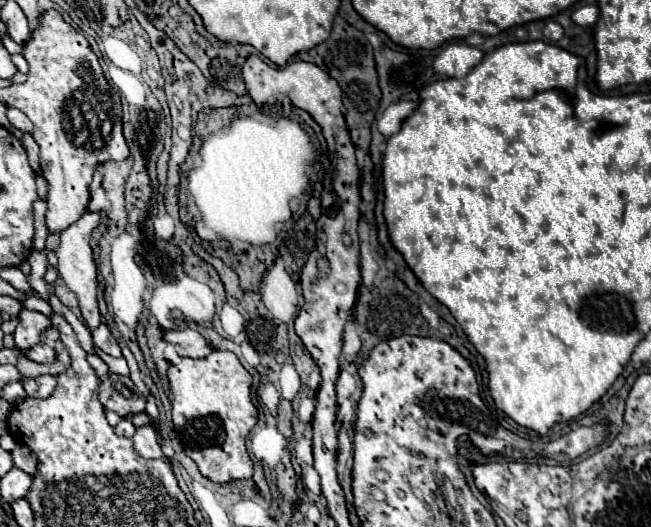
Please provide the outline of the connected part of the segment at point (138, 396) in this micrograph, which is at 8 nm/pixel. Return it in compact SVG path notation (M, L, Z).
M109 374L107 378L99 378L99 384L99 400L105 410L113 410L119 416L129 412L145 412L145 398L129 376Z

